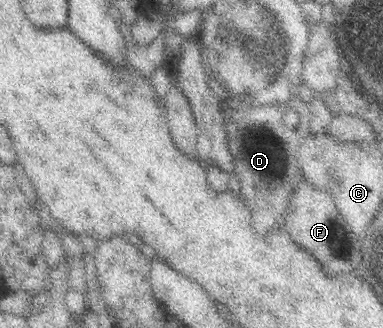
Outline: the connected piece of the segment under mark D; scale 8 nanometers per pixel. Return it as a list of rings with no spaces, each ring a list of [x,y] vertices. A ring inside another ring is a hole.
[[[301,94],[287,103],[279,105],[251,104],[238,98],[219,98],[219,114],[229,135],[229,151],[233,155],[235,175],[241,185],[243,201],[249,207],[253,231],[259,235],[271,235],[281,229],[285,209],[291,201],[291,195],[297,187],[299,167],[297,167],[297,149],[301,141],[309,135],[308,102]],[[267,137],[267,141],[265,141]]]

